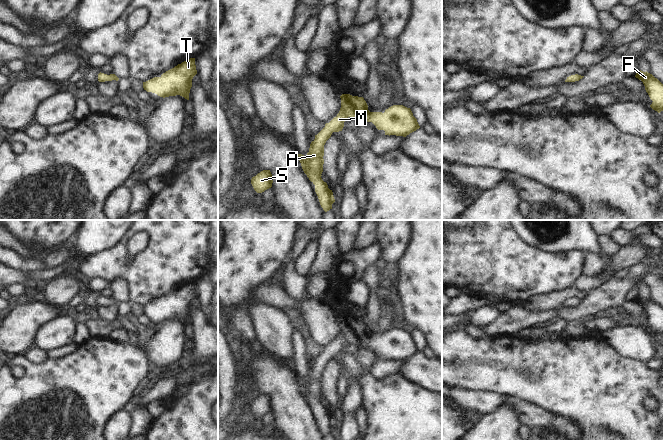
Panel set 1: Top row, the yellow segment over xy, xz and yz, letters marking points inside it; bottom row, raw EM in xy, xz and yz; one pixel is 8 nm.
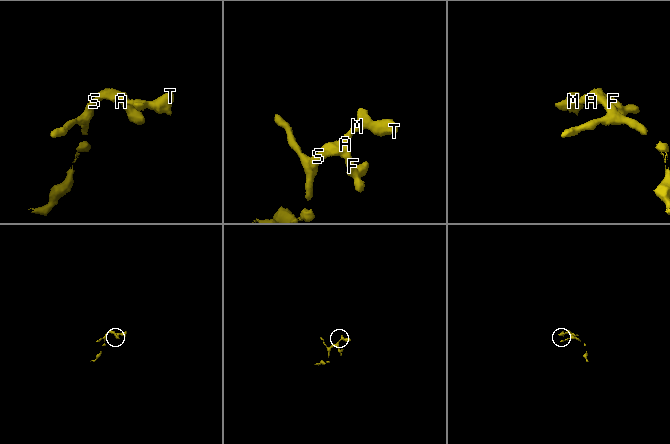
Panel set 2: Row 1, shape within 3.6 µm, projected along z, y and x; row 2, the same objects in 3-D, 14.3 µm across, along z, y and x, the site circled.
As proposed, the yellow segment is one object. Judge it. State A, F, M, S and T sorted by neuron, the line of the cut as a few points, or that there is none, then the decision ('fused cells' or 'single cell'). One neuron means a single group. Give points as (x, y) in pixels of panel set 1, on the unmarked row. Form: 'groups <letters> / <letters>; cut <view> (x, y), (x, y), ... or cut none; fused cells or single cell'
groups A F M S T; cut none; single cell

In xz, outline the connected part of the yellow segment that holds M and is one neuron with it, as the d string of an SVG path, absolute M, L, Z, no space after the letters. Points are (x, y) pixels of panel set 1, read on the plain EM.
M342 318L340 322L341 332L339 337L315 359L307 379L304 380L297 377L304 397L315 409L315 416L325 436L332 433L335 423L332 414L328 412L327 407L321 402L324 388L324 369L333 356L342 355L344 346L348 341L357 346L362 344L372 346L378 354L384 354L385 359L389 360L406 361L420 352L411 333L403 329L393 329L386 333L384 337L370 336L363 321Z

